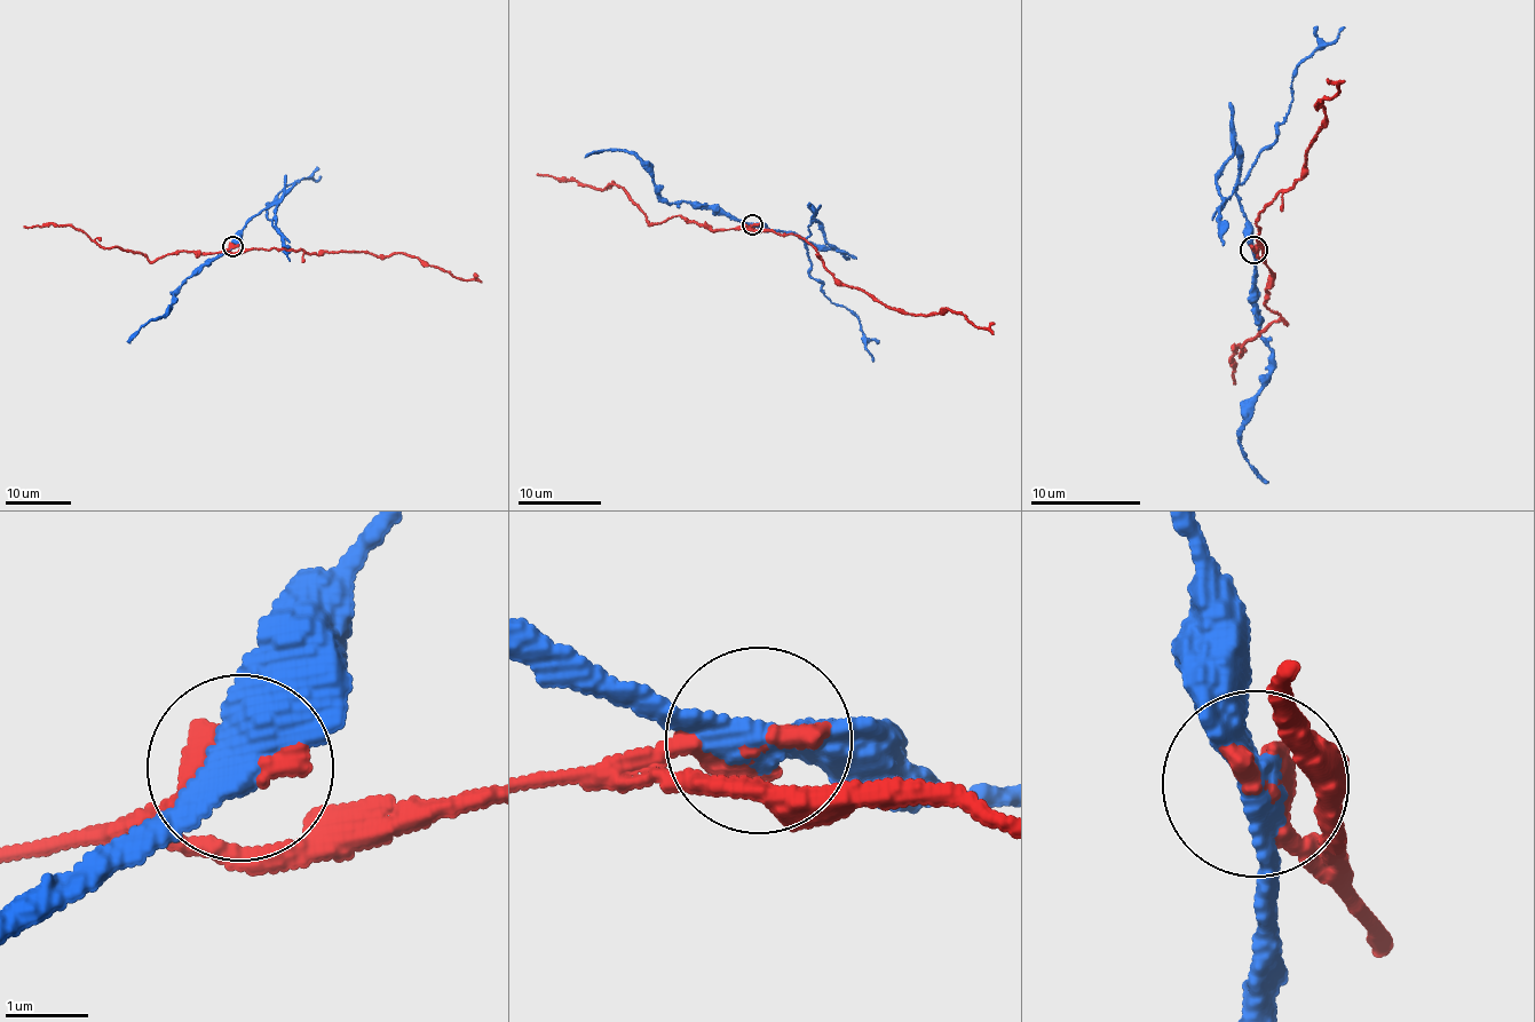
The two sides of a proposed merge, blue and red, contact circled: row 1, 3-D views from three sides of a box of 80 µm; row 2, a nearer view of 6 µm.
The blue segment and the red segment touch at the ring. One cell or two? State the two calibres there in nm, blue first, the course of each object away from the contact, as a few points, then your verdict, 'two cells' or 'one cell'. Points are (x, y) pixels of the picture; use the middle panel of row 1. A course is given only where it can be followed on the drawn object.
440/460 nm | blue via (752, 224), (794, 231), (821, 246), (825, 243), (815, 219), (805, 243), (812, 277), (859, 319), (872, 361) | red via (752, 224), (742, 228), (798, 235), (816, 251), (824, 269), (839, 280), (909, 314), (952, 310), (992, 333) | two cells

